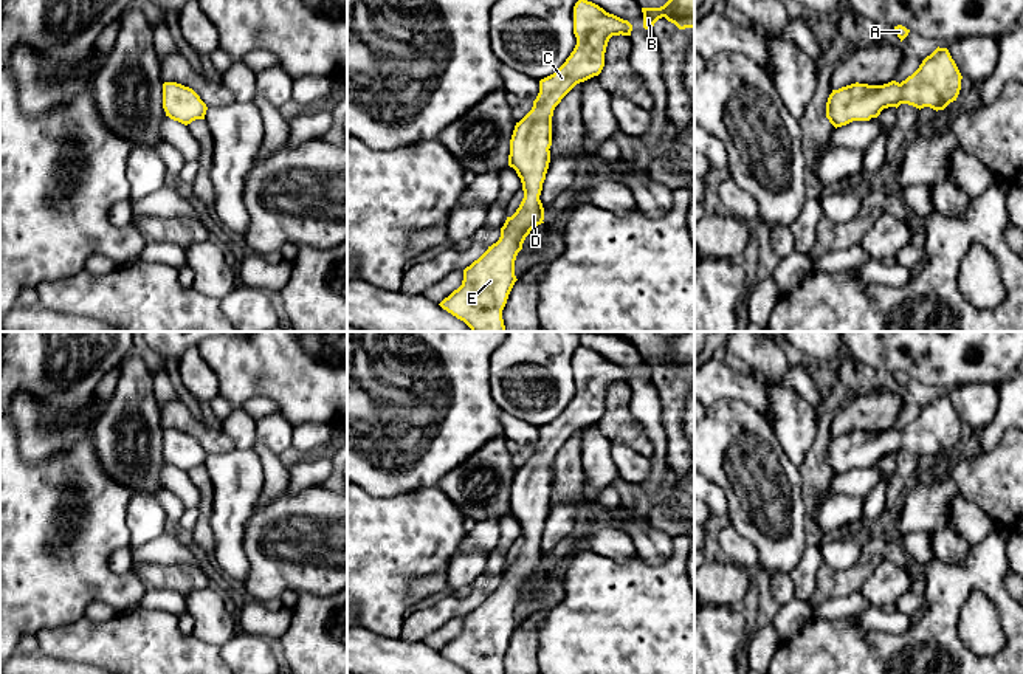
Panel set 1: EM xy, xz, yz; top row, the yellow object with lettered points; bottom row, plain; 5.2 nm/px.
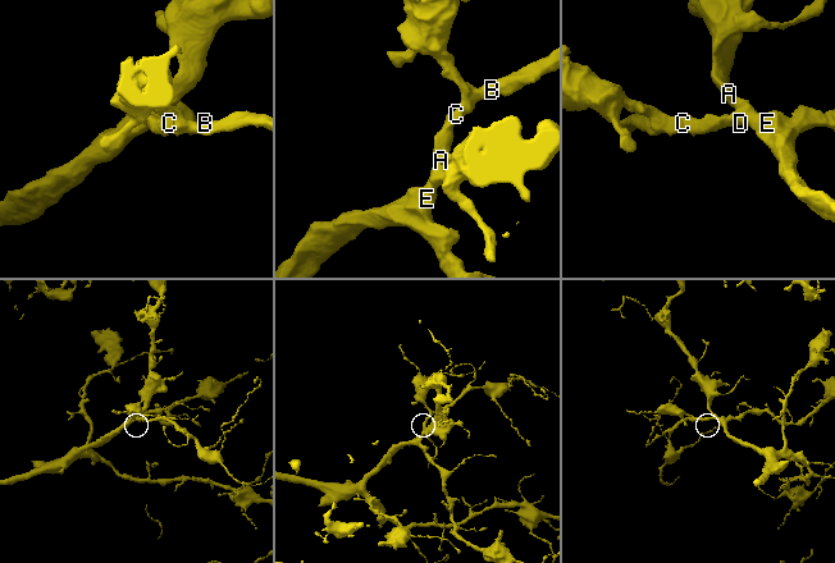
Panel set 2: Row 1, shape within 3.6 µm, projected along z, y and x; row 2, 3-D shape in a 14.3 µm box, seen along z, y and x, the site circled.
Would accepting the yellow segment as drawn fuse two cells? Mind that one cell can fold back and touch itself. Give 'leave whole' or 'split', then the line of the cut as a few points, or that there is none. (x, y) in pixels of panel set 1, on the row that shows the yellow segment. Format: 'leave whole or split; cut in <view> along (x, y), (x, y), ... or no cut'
leave whole; no cut

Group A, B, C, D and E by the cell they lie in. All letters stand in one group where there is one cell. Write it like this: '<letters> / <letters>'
A B C D E

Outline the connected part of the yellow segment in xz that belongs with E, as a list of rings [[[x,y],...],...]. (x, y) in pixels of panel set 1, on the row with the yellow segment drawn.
[[[578,0],[574,6],[574,34],[577,45],[566,62],[550,76],[539,81],[539,93],[532,110],[515,126],[510,139],[508,166],[521,178],[524,198],[512,217],[507,217],[496,243],[463,270],[462,285],[445,297],[439,305],[463,321],[471,332],[505,332],[502,310],[508,294],[518,280],[515,276],[515,260],[522,249],[525,237],[538,225],[544,223],[544,208],[539,200],[542,183],[550,163],[552,116],[561,99],[580,82],[598,76],[604,67],[604,53],[612,36],[631,36],[632,25],[614,14],[606,12],[598,5]]]

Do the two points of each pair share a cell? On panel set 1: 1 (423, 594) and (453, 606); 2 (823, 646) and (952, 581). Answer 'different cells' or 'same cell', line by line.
1: different cells
2: same cell

